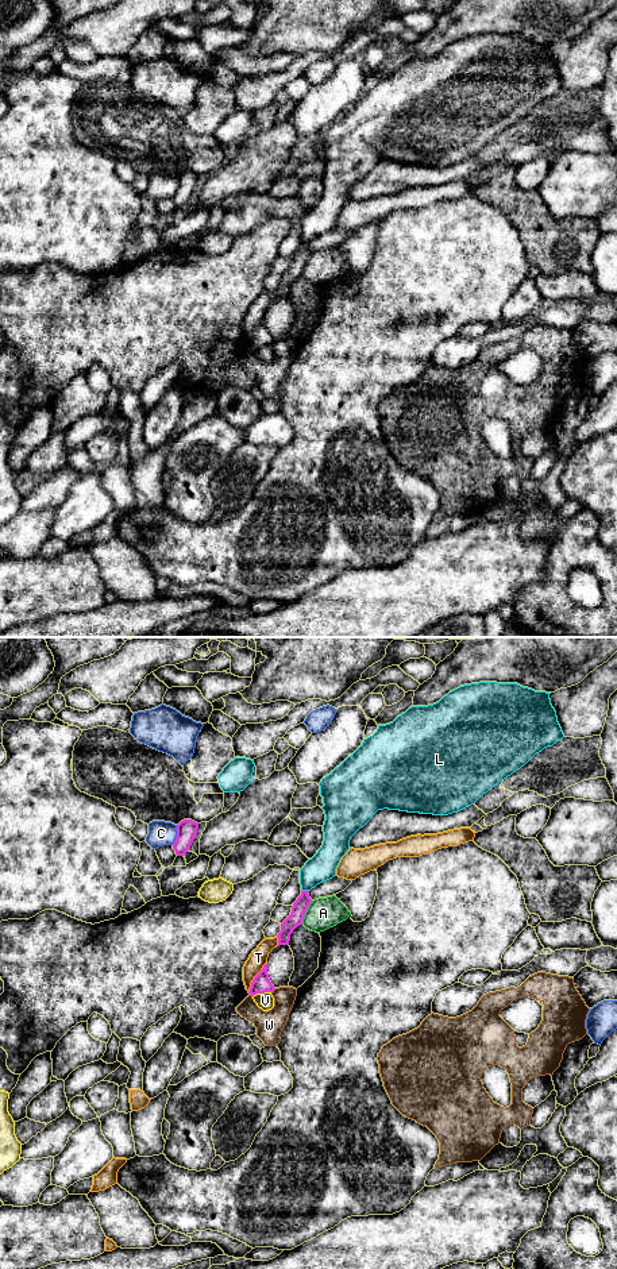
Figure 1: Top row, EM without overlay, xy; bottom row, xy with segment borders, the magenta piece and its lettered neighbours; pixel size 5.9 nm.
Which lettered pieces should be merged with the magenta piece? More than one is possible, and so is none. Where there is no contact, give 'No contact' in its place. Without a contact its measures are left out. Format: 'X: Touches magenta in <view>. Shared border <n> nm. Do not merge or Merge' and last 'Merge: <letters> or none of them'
A: Touches magenta in xy. Shared border 160 nm. Do not merge
C: Touches magenta in xy. Shared border 120 nm. Do not merge
L: Touches magenta in xy. Shared border 50 nm. Do not merge
T: Touches magenta in xy. Shared border 200 nm. Do not merge
V: Touches magenta in xy. Shared border 120 nm. Do not merge
W: Touches magenta in xy. Shared border 40 nm. Do not merge
Merge: none of them

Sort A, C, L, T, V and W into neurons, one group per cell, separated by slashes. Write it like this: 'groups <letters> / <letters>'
groups A W / C / L / T / V

